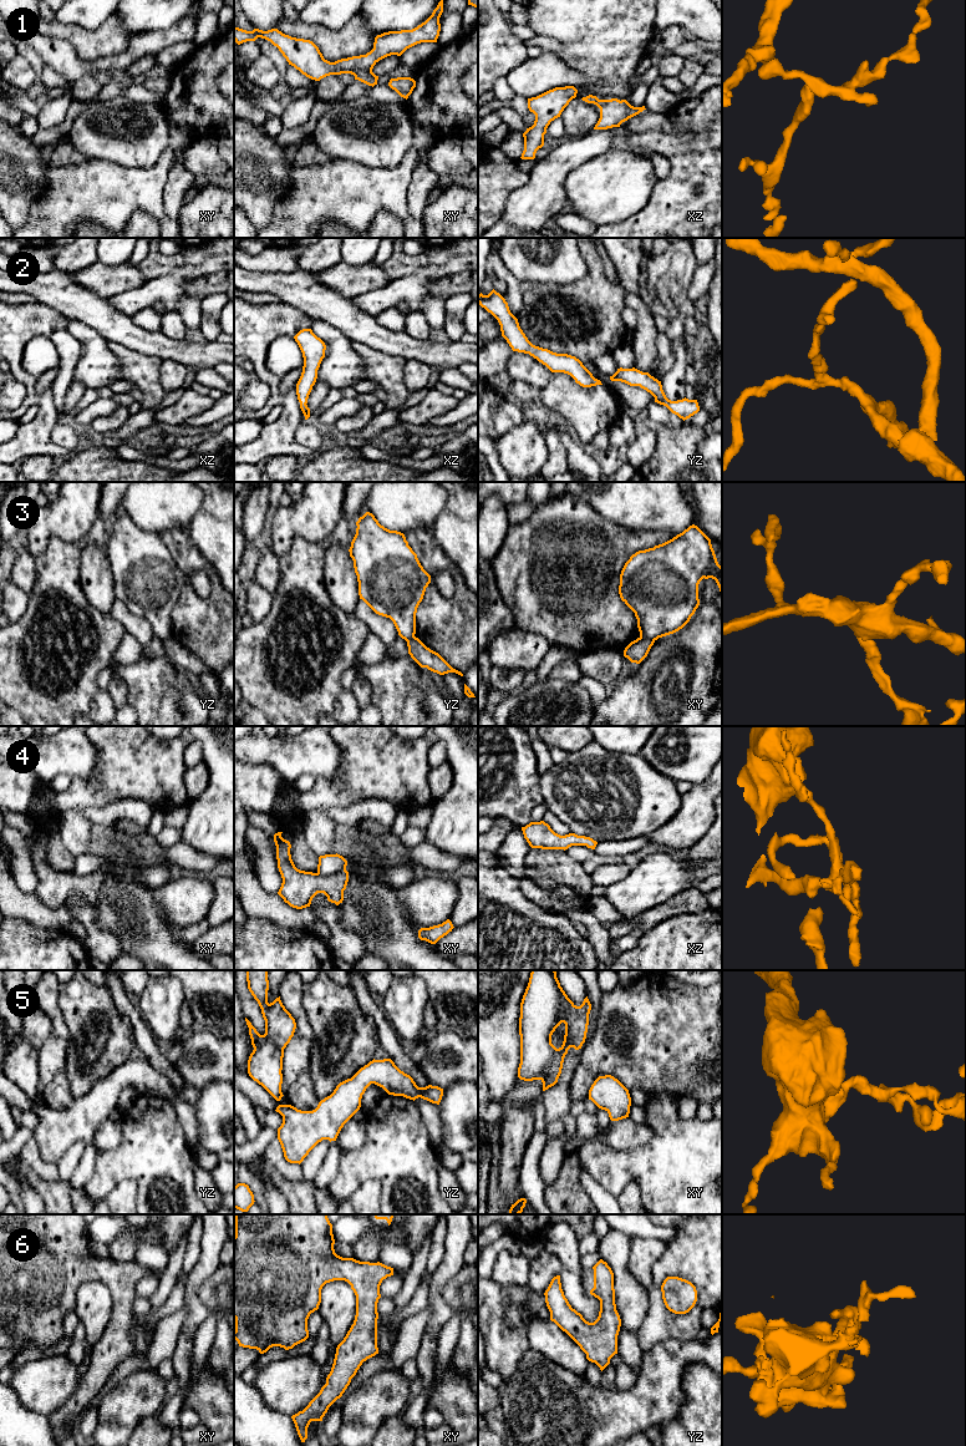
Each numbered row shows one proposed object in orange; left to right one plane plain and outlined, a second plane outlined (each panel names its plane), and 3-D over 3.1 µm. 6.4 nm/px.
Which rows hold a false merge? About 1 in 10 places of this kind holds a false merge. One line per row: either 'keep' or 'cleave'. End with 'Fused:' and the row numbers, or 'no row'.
1: keep
2: keep
3: cleave
4: keep
5: keep
6: keep
Fused: 3

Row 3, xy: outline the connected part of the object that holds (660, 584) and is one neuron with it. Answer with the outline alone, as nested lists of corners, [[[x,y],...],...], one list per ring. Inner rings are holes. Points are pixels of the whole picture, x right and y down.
[[[695,524],[662,544],[632,554],[621,570],[619,594],[635,613],[640,636],[655,641],[682,629],[700,605],[698,584],[703,578],[715,579],[722,595],[722,567],[711,539]]]

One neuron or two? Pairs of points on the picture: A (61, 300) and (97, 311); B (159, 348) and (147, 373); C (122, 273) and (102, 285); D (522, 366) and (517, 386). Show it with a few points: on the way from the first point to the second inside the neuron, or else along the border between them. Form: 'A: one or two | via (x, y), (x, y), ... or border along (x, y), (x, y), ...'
A: one | via (70, 300), (89, 308)
B: two | border along (127, 349), (146, 355), (154, 355), (161, 360)
C: one | via (117, 278), (107, 283)
D: two | border along (512, 380), (522, 380), (538, 390)

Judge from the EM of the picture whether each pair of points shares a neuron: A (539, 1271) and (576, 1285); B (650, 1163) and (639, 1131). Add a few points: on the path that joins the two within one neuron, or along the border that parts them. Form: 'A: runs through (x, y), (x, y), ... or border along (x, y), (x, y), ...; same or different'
A: border along (545, 1249), (558, 1258), (560, 1274); different
B: border along (651, 1129), (651, 1137), (641, 1146), (615, 1150); different

